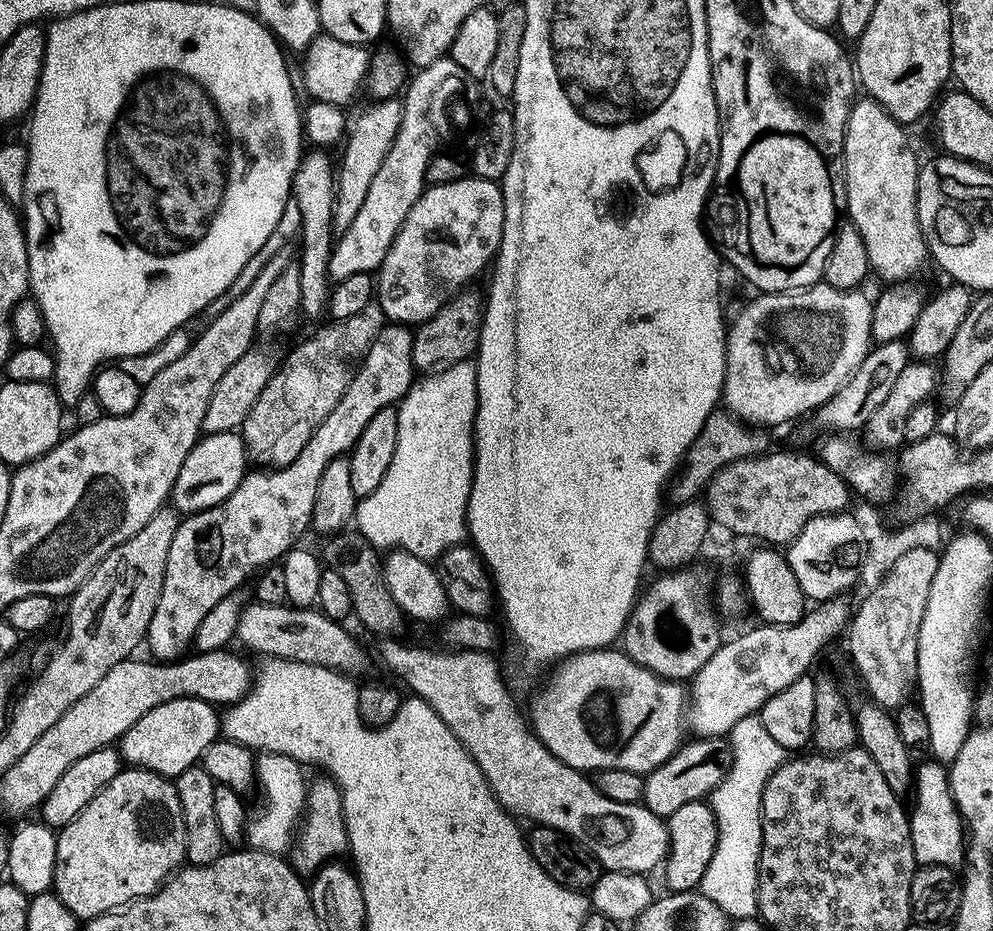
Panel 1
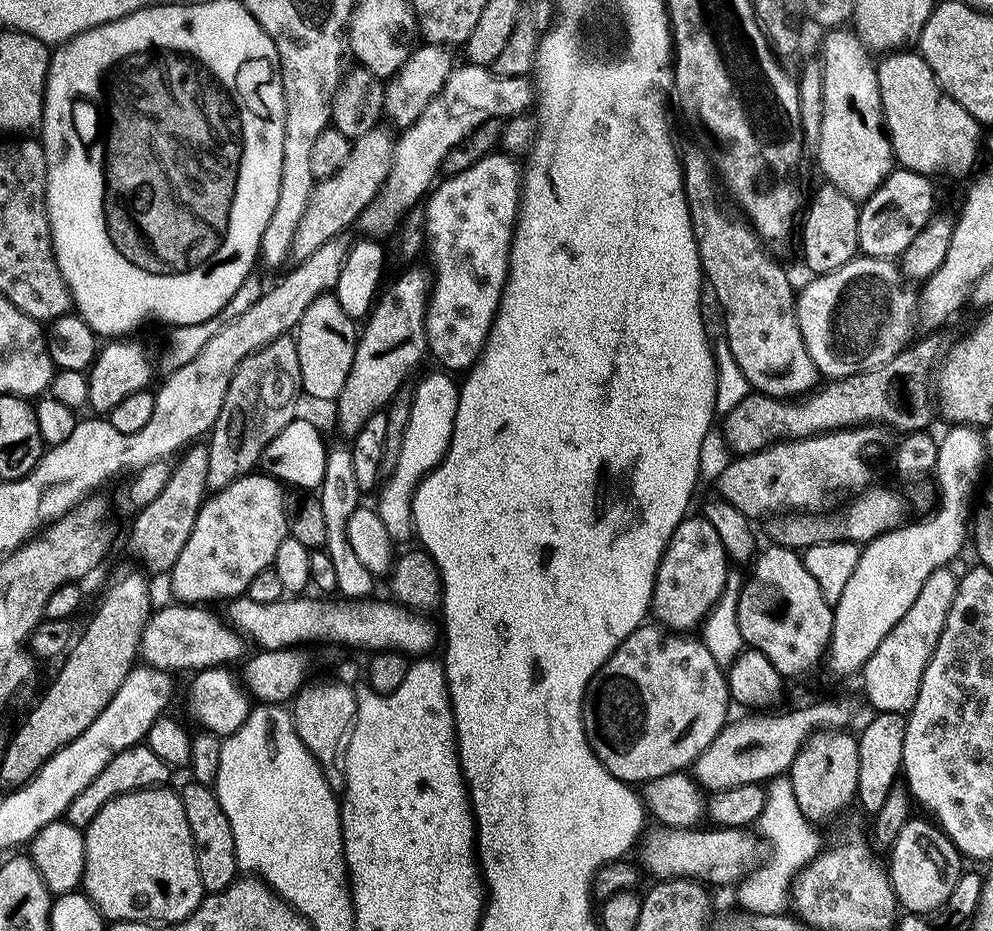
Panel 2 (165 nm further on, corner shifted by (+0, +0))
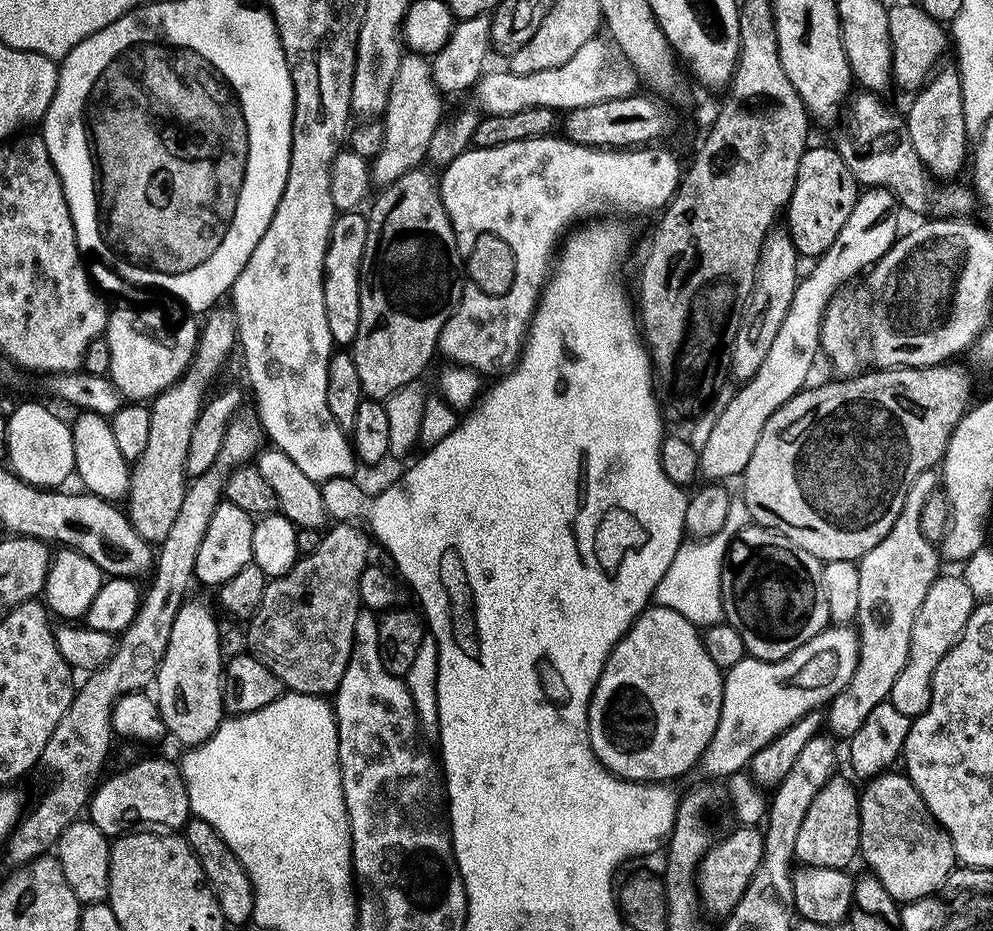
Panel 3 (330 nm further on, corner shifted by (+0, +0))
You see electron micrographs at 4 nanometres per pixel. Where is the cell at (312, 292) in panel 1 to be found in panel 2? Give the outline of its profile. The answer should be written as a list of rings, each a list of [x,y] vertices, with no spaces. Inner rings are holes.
[[[325,294],[314,298],[310,306],[306,306],[306,312],[302,314],[294,329],[294,339],[298,350],[298,366],[301,367],[303,395],[313,396],[316,400],[335,402],[342,394],[342,386],[346,386],[346,378],[350,378],[350,366],[354,366],[358,339],[357,321],[352,320],[350,314],[342,310],[342,306],[338,306],[338,298],[335,294]]]

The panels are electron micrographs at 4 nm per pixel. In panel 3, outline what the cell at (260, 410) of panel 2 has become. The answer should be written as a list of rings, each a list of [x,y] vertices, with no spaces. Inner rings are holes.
[[[242,416],[232,419],[230,426],[227,427],[226,436],[223,439],[223,444],[218,452],[218,457],[215,459],[214,466],[206,474],[193,477],[193,480],[187,485],[182,507],[178,510],[177,517],[174,518],[173,526],[170,526],[167,538],[159,545],[151,577],[151,579],[153,578],[152,587],[149,590],[147,588],[145,591],[134,622],[130,622],[127,630],[119,635],[117,646],[112,651],[112,657],[108,659],[108,663],[99,669],[95,675],[88,678],[88,681],[81,688],[79,685],[75,689],[72,705],[68,707],[66,714],[62,714],[54,734],[50,734],[50,742],[46,742],[46,750],[40,755],[40,764],[52,771],[52,785],[49,786],[48,793],[29,812],[27,809],[23,813],[20,823],[16,825],[15,832],[8,838],[6,851],[8,851],[8,860],[12,863],[12,866],[23,866],[36,859],[36,857],[45,855],[55,845],[56,839],[62,834],[62,830],[66,830],[66,826],[74,823],[81,813],[85,811],[90,799],[90,793],[96,787],[98,777],[101,775],[100,767],[103,766],[104,759],[107,758],[108,751],[112,748],[112,740],[114,740],[112,728],[113,705],[123,695],[130,695],[131,692],[143,692],[155,681],[158,666],[166,654],[166,642],[170,642],[170,629],[174,627],[177,612],[187,599],[186,592],[190,584],[194,582],[198,549],[206,536],[206,529],[210,526],[210,519],[214,516],[214,510],[222,502],[223,491],[228,477],[239,467],[251,463],[261,449],[262,444],[260,442],[264,440],[263,429],[255,423],[252,424],[246,425]]]

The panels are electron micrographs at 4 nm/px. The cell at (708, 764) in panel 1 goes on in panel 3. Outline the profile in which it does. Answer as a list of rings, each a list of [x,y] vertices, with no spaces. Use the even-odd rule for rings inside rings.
[[[935,471],[918,474],[906,494],[902,514],[898,514],[898,522],[894,522],[890,534],[886,534],[886,538],[882,538],[882,542],[878,542],[878,546],[874,546],[874,550],[870,550],[858,562],[860,573],[855,623],[860,638],[860,657],[850,682],[827,705],[826,728],[829,728],[827,731],[833,737],[853,736],[858,726],[866,722],[870,710],[888,700],[898,674],[902,674],[902,666],[906,666],[906,658],[910,654],[910,630],[914,626],[918,606],[922,606],[926,590],[930,590],[942,572],[941,553],[937,545],[922,534],[921,524],[922,506],[937,488],[938,476]]]

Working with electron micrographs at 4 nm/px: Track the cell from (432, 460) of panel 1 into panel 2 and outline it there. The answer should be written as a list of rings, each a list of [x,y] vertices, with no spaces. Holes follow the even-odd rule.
[[[435,371],[429,376],[422,377],[420,385],[412,392],[410,422],[406,422],[402,450],[398,453],[398,466],[394,466],[394,474],[390,474],[383,481],[379,489],[380,501],[374,504],[375,512],[396,542],[413,535],[412,495],[416,493],[416,487],[420,485],[421,480],[442,462],[450,446],[450,438],[454,430],[454,414],[458,414],[460,390],[457,381],[452,381],[455,379],[447,371]]]

